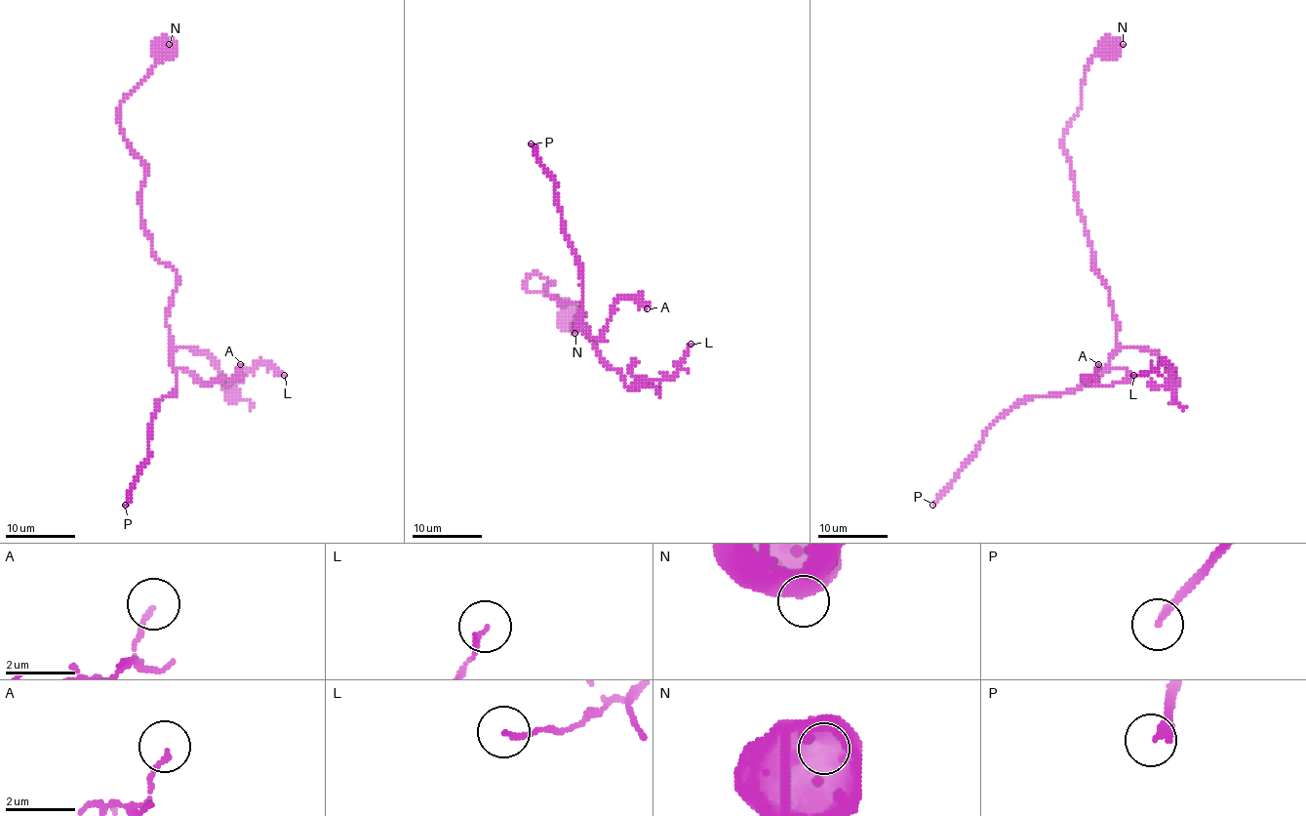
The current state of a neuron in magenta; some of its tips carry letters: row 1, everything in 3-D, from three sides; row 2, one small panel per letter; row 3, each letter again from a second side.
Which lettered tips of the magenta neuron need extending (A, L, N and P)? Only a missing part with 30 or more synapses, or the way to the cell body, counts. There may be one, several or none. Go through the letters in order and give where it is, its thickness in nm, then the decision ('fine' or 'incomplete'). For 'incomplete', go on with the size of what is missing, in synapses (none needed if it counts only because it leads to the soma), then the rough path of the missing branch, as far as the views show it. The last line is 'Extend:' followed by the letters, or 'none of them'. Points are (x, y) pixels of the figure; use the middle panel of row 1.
A: place (647, 308); calibre 120 nm; fine
L: place (691, 344); calibre 110 nm; fine
N: place (574, 333); calibre 800 nm; fine
P: place (531, 143); calibre 240 nm; incomplete; 200 synapses
Extend: P

